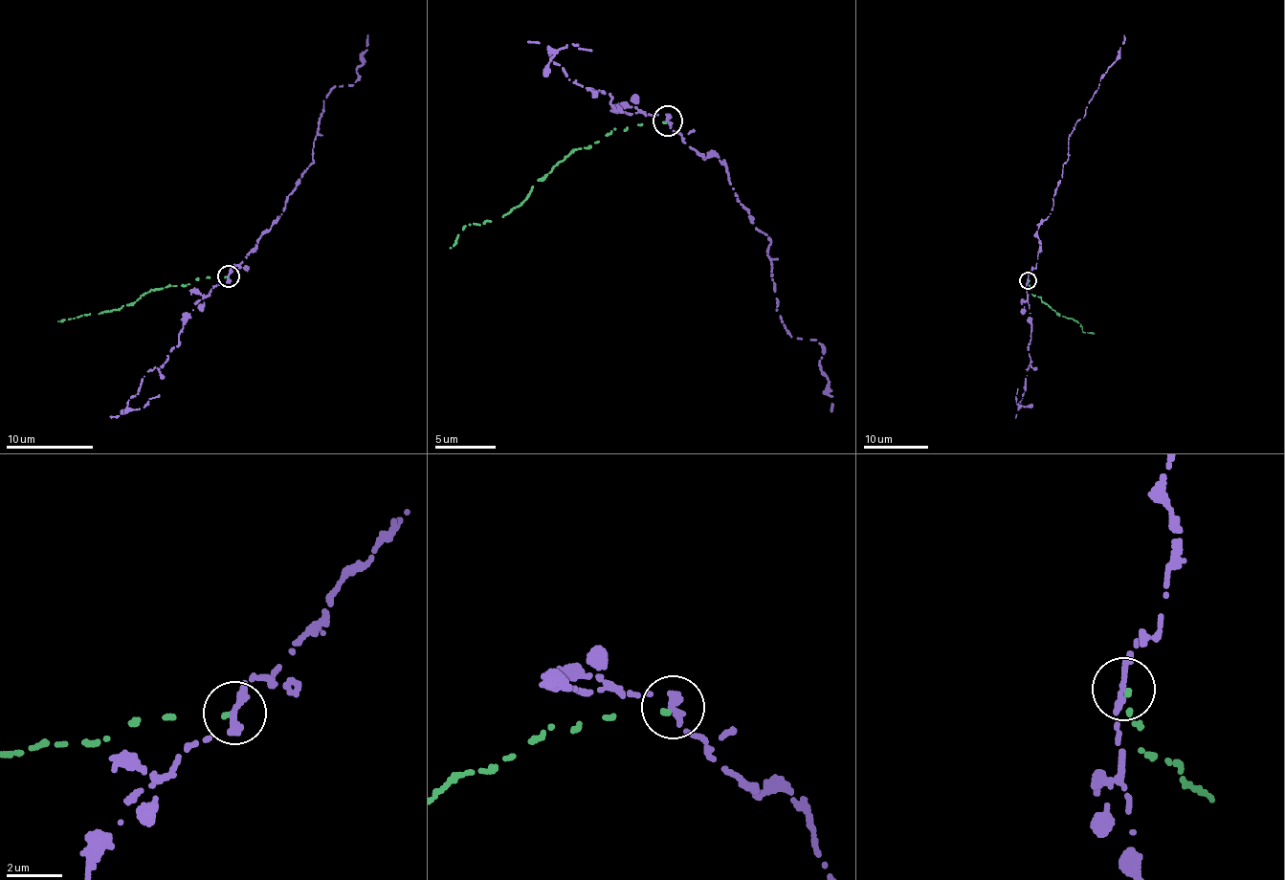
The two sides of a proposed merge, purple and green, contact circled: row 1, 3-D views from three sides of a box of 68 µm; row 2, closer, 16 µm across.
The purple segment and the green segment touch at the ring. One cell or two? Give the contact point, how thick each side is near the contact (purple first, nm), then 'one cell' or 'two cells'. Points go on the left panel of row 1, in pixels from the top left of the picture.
at (228, 276); 360 nm thick on the purple side, 140 nm on the other; two cells

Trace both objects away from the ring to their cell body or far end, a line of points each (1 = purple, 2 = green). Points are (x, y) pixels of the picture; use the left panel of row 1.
1: (228, 275), (272, 227), (313, 160), (322, 100), (334, 86), (354, 85), (367, 49), (366, 34)
2: (228, 276), (208, 275), (188, 283), (160, 287), (121, 309), (57, 320)

